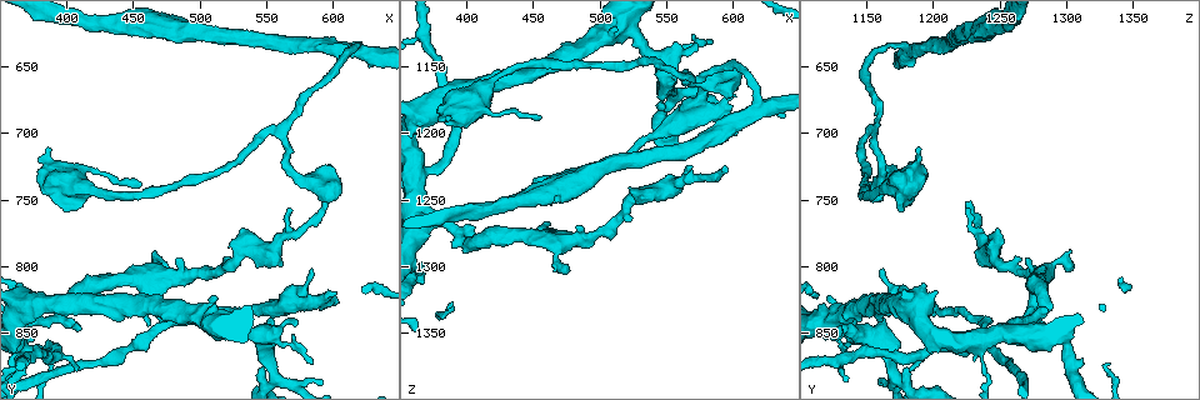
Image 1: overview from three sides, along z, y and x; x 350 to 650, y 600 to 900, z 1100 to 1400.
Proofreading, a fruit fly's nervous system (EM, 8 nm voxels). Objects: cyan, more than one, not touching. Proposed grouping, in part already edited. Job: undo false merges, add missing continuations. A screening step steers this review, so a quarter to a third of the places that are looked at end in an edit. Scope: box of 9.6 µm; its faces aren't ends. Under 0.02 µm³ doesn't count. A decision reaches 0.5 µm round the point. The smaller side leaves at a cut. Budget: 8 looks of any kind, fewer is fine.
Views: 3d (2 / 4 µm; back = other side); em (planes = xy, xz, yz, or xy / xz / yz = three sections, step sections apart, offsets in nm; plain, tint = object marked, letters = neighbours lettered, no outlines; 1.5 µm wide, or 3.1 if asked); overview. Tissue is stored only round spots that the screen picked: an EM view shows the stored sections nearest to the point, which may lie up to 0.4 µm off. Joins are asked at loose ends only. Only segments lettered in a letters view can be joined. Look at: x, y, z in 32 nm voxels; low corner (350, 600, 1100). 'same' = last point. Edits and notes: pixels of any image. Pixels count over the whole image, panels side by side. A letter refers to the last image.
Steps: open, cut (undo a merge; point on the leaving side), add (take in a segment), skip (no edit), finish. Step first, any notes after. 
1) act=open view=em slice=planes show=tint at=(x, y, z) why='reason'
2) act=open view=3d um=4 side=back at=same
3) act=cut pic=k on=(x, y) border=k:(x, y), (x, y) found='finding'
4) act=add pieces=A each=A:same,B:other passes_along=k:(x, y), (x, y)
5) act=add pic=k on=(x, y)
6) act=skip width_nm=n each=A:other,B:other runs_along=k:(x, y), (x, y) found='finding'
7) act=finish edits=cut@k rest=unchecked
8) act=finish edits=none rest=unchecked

act=open view=em slice=planes show=letters at=(408, 878, 1184) why='free end'

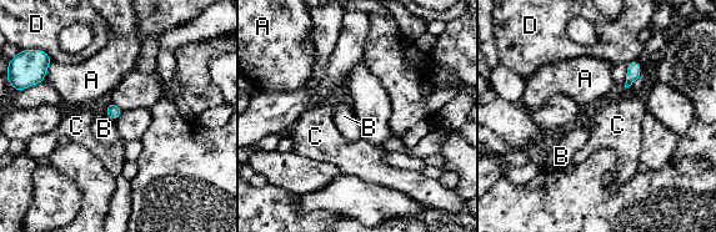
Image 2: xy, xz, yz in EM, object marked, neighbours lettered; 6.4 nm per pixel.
act=skip each=A:other,B:other,C:other,D:other border=2:(106, 114), (114, 121) found='none of them fits'

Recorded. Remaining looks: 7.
act=open view=em slice=planes show=plain at=(568, 758, 1224) why='free end'

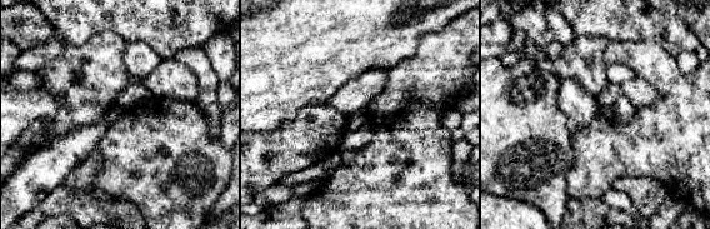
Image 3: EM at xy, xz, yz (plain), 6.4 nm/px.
act=open view=em slice=planes show=tint at=same

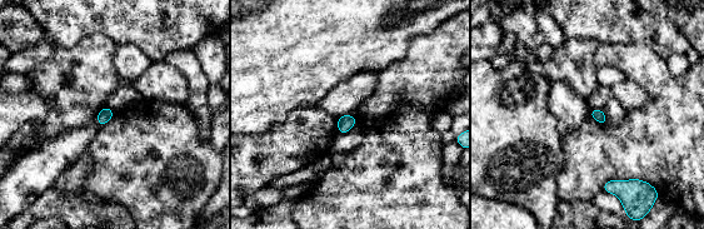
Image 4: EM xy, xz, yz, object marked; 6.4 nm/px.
act=open view=em slice=planes show=letters at=same

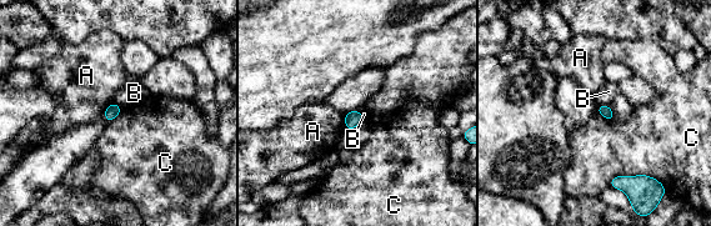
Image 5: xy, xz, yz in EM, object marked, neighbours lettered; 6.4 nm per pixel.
act=skip longest_contact=C:300nm each=A:other,B:other,C:other border=5:(654, 177), (615, 175), (609, 185) found='none of them fits'

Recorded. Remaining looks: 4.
act=open view=em slice=planes show=letters at=(584, 874, 1132) why='branch stops here'

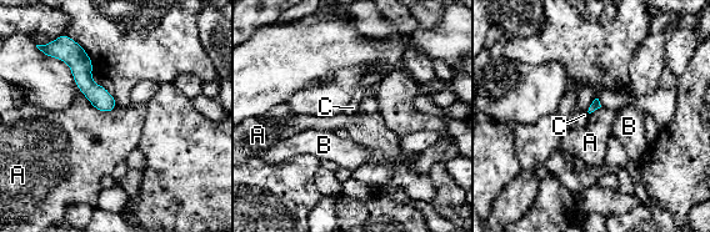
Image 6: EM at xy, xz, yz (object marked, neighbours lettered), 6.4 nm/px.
act=skip each=A:other,B:other,C:other border=6:(80, 90), (103, 111), (116, 106) found='none of them fits'

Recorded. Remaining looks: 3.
act=open view=em slice=xz step=4 show=letters at=(602, 818, 1174) why='stops while still wide'

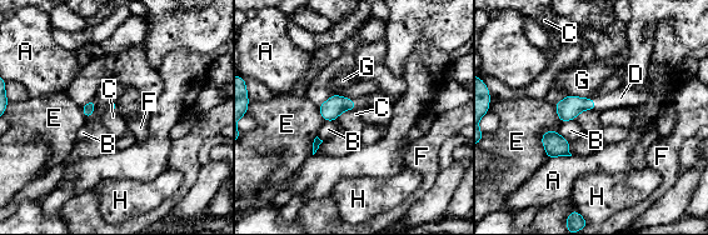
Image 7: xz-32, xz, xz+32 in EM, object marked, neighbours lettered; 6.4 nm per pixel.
act=add pieces=D each=A:other,B:other,C:other,D:same,E:other,F:other,G:other,H:other passes_along=7:(567, 109), (594, 104), (621, 98) found='it goes on there'

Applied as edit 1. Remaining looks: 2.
act=finish edits=add@7 rest=unchecked

